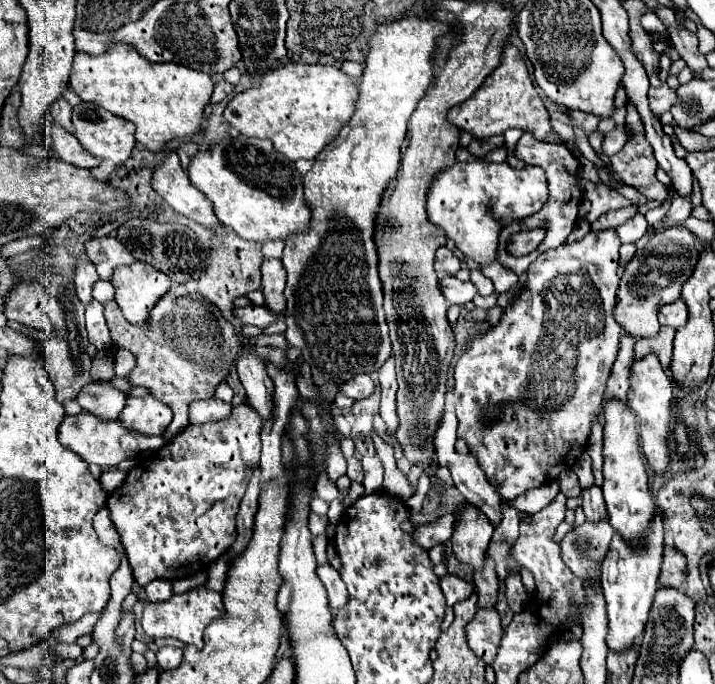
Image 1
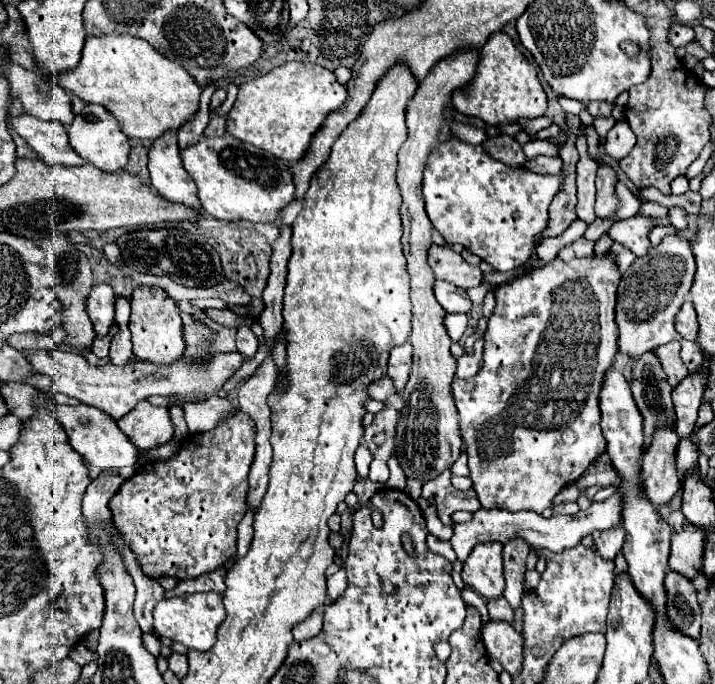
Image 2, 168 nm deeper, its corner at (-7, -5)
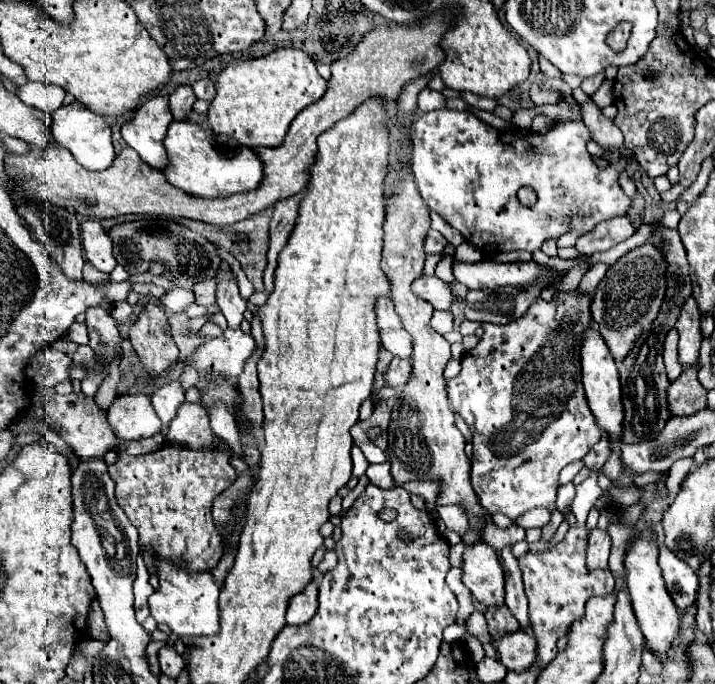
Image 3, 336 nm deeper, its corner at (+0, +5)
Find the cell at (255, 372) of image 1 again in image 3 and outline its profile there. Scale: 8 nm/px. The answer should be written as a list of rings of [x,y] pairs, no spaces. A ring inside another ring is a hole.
[[[221,264],[221,268],[227,272],[217,276],[217,304],[221,306],[221,312],[227,318],[229,328],[237,330],[243,320],[243,312],[247,310],[247,300],[239,294],[237,282],[229,272],[229,266]]]

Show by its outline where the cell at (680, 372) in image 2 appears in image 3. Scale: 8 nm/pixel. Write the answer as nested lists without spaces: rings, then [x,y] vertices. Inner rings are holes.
[[[669,330],[667,338],[665,338],[665,344],[663,344],[663,360],[665,360],[665,368],[667,368],[667,378],[673,382],[679,378],[679,374],[683,372],[681,370],[681,364],[679,364],[679,356],[677,356],[677,330]]]

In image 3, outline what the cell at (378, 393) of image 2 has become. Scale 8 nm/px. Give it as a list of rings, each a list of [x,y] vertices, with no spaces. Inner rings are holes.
[[[393,358],[389,364],[389,370],[385,372],[385,382],[387,386],[403,386],[409,380],[411,374],[411,360],[401,360],[401,358]]]

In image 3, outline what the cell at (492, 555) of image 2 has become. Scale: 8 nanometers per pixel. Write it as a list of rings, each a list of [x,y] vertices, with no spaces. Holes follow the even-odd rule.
[[[485,542],[465,546],[463,552],[463,584],[485,606],[503,606],[503,568],[497,550]]]

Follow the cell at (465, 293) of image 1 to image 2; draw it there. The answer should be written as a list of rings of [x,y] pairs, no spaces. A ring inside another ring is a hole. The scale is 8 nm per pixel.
[[[436,280],[434,296],[446,312],[470,312],[470,308],[472,308],[472,300],[468,298],[466,290],[452,288],[452,284],[448,284],[448,282]]]

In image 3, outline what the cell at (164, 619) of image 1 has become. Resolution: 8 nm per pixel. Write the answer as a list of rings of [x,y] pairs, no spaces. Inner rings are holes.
[[[155,558],[157,566],[157,576],[159,576],[159,590],[149,598],[149,610],[151,616],[157,620],[157,624],[167,624],[169,630],[177,636],[211,636],[217,634],[219,630],[219,606],[217,606],[217,596],[219,596],[219,586],[213,580],[211,572],[187,572],[181,566],[173,566],[171,562],[161,562]]]

